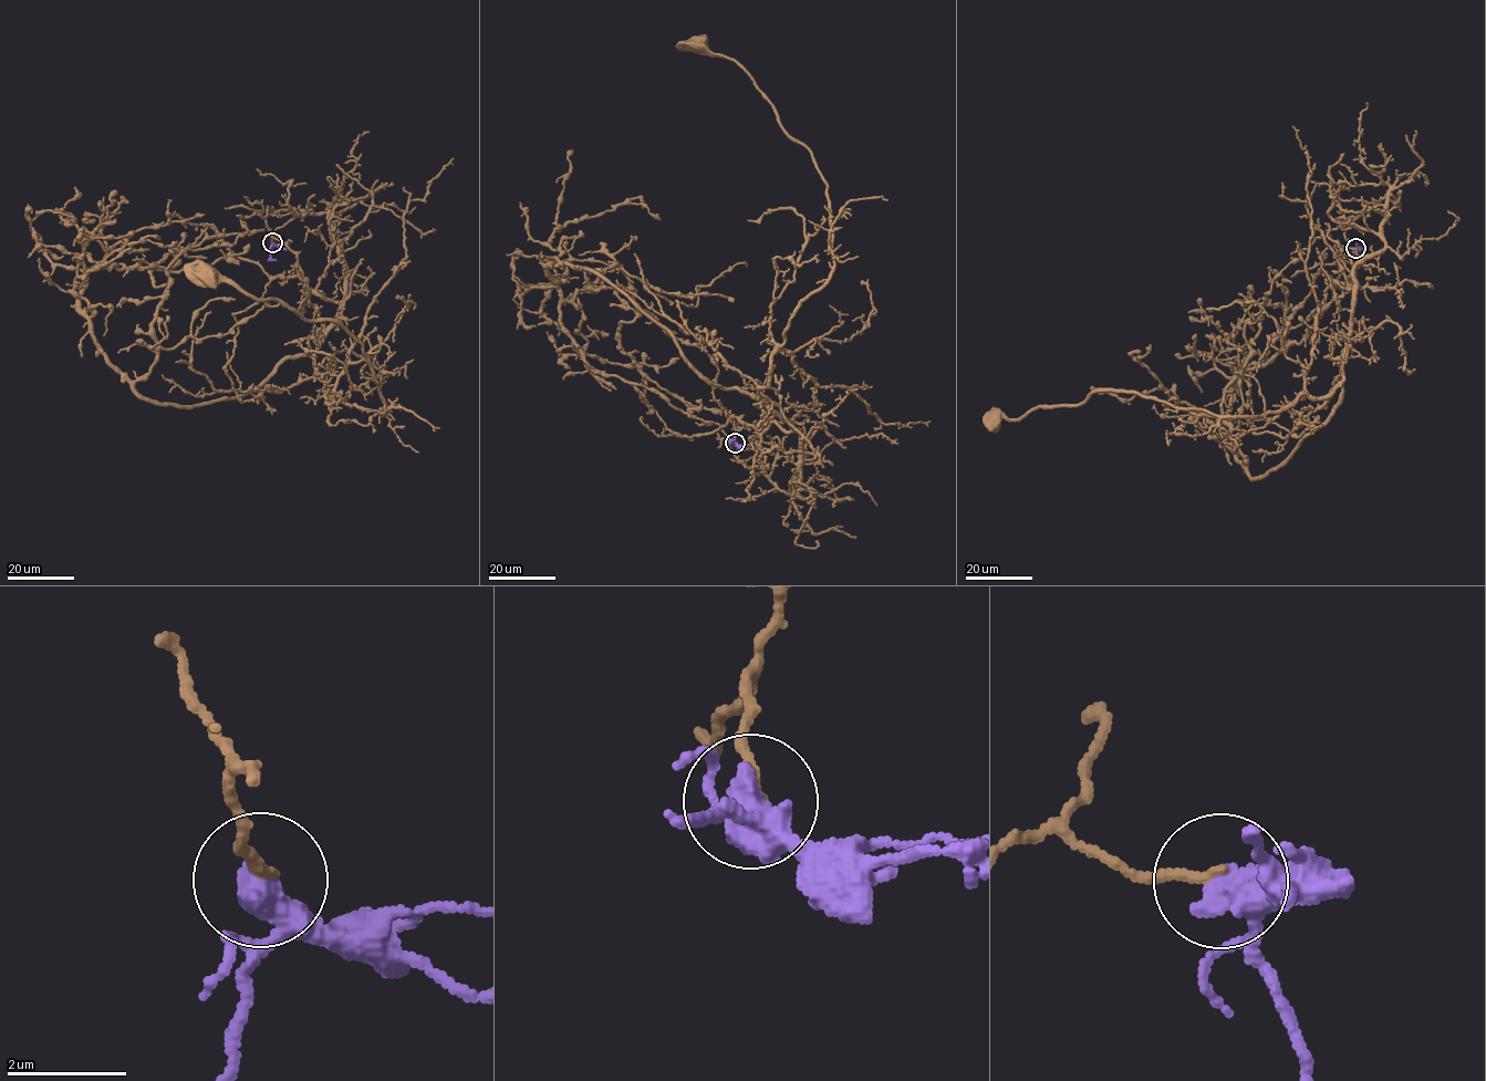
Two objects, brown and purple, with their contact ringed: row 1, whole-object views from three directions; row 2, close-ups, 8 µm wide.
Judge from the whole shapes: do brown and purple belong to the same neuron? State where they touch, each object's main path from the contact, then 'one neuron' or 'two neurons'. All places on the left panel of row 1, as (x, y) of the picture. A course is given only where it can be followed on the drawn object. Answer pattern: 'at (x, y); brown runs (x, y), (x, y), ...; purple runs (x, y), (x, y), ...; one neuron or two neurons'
at (272, 242); brown runs (272, 242), (297, 256), (307, 288), (340, 304), (314, 354), (331, 398), (386, 407), (340, 323), (206, 278); purple runs (272, 242), (270, 258), (276, 260); two neurons

